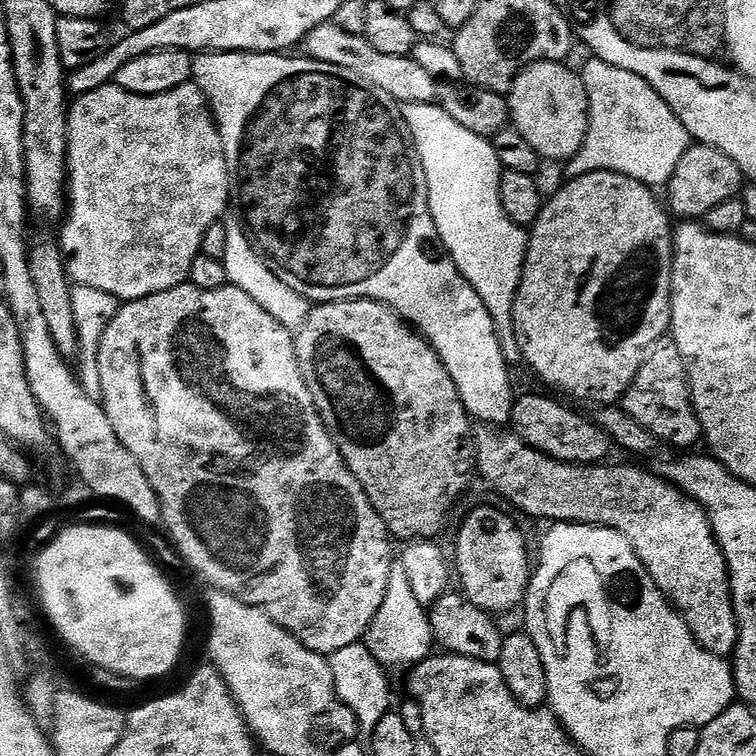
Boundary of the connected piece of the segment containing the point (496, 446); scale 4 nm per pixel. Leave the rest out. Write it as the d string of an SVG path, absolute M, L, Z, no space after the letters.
M488 426L483 429L484 433L479 433L478 443L475 445L476 459L475 467L478 469L479 475L486 481L488 487L493 488L500 493L502 499L508 501L513 509L517 508L517 513L530 516L537 522L563 522L565 524L592 524L596 528L609 528L610 530L618 530L618 534L622 534L633 546L638 554L638 558L642 562L642 566L646 566L646 570L650 574L650 578L658 586L658 590L662 590L662 594L668 599L669 604L680 613L680 616L686 622L686 626L690 630L690 634L694 634L694 638L698 642L698 646L702 646L702 650L706 650L715 656L731 657L735 653L738 646L738 618L734 614L734 602L732 601L732 591L730 590L730 582L728 581L728 567L724 561L722 550L716 541L714 530L710 526L710 518L708 511L704 509L698 501L687 496L684 491L671 484L669 480L665 480L663 476L655 471L643 472L640 468L631 468L628 464L616 464L613 468L608 468L604 464L567 464L561 460L555 460L549 456L543 456L538 450L534 450L525 444L519 436L508 430L497 430L495 427Z

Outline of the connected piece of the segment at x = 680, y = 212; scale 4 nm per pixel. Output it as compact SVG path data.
M693 143L686 154L682 154L678 170L674 170L666 185L666 204L673 217L681 216L679 219L684 222L700 222L706 214L710 214L710 210L714 210L714 206L722 206L722 202L737 199L745 183L734 158L726 158L722 150L709 144Z

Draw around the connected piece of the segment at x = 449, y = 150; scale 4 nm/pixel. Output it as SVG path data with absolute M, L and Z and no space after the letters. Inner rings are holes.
M439 103L405 104L402 108L404 122L418 150L418 158L422 162L422 170L428 183L428 201L430 214L434 218L434 226L440 235L448 255L458 266L458 270L474 286L478 298L490 310L490 318L494 318L494 326L498 334L498 342L502 346L502 354L510 366L521 363L520 348L516 344L516 336L512 332L512 311L516 301L516 291L520 279L524 276L524 259L528 253L529 233L519 228L510 218L506 218L506 210L502 210L500 197L500 159L494 150L491 139L479 136L466 126L454 122L450 114L440 107Z

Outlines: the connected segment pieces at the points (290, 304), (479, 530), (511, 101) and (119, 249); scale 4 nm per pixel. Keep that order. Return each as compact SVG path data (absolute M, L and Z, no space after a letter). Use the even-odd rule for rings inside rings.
M228 218L223 223L226 226L226 254L223 262L229 285L238 290L246 290L246 294L250 294L250 298L254 298L254 302L258 302L258 306L262 306L262 310L266 310L266 314L270 314L270 318L274 318L282 326L289 330L300 329L308 317L310 301L302 294L290 290L290 286L286 286L286 282L282 282L282 278L278 278L278 274L274 274L274 270L270 270L262 262L262 258L252 249L248 235L244 233L244 225L239 219Z
M487 506L471 509L467 515L456 536L456 560L454 556L455 571L460 571L459 587L467 603L493 614L519 609L528 595L530 548L524 543L517 521L511 520L508 512Z
M554 60L531 64L529 68L517 74L516 80L507 93L511 123L520 131L522 138L526 138L526 142L530 142L530 146L534 146L536 153L545 161L567 162L571 160L573 156L580 153L588 133L588 95L584 78L579 71L571 72L568 66L567 63Z
M189 82L178 86L174 90L170 90L166 94L158 94L157 96L139 96L138 94L130 94L126 90L122 90L116 83L107 84L98 90L90 90L90 94L82 94L75 97L71 101L68 110L68 186L66 189L66 215L63 217L62 223L59 225L60 236L58 235L58 243L60 253L64 255L64 269L68 272L68 278L76 286L90 286L94 290L106 290L106 294L110 294L121 302L129 300L141 300L150 294L158 294L165 292L171 288L177 288L178 285L185 283L190 274L190 266L194 266L194 258L201 255L200 247L202 246L202 238L206 234L206 230L210 230L210 226L221 223L224 211L230 208L230 193L228 190L228 167L226 166L226 154L222 146L222 138L220 132L216 129L216 119L212 117L212 110L208 106L208 100L202 94L202 90L195 82Z

